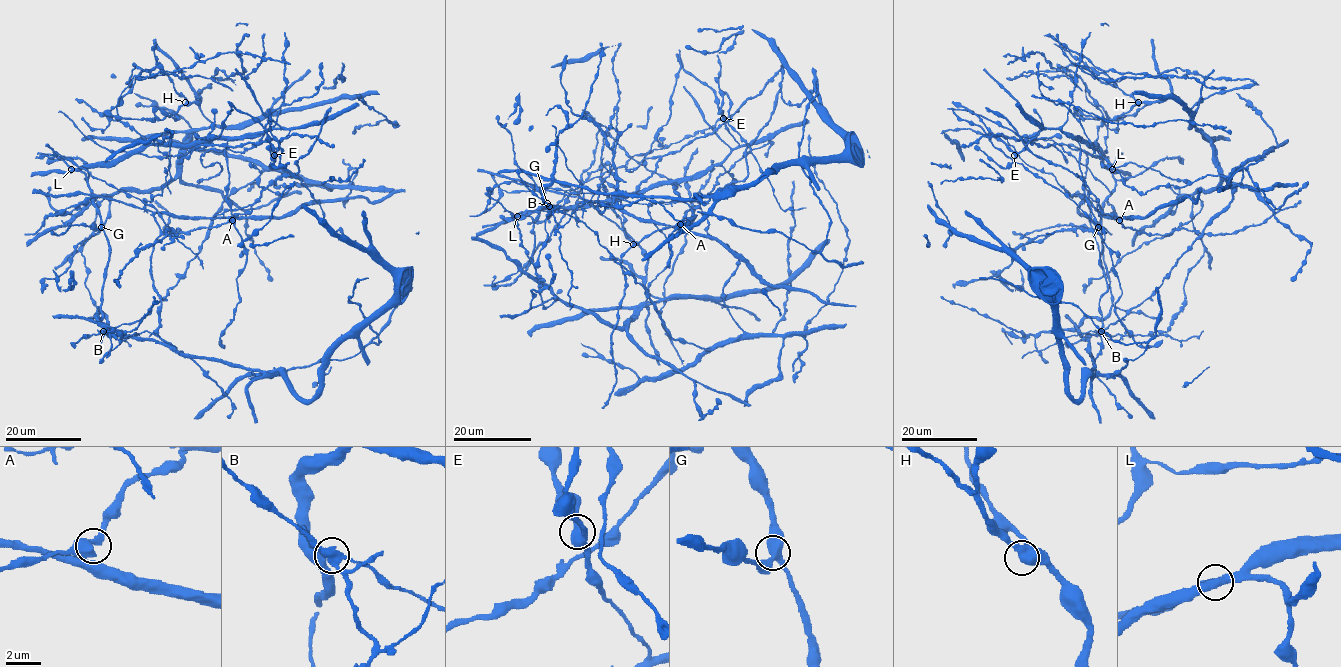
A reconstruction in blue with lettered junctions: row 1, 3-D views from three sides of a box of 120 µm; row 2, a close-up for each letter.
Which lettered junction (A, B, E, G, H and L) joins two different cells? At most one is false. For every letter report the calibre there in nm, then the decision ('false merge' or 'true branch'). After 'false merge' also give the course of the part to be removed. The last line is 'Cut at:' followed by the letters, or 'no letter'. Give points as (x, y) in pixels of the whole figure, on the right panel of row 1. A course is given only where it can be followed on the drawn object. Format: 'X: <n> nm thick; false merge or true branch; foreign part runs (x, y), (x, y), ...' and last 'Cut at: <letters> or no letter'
A: 440 nm thick; true branch
B: 420 nm thick; false merge; foreign part runs (1101, 331), (1119, 334), (1120, 339), (1080, 333), (1022, 357)
E: 480 nm thick; true branch
G: 440 nm thick; true branch
H: 440 nm thick; true branch
L: 400 nm thick; true branch
Cut at: B

